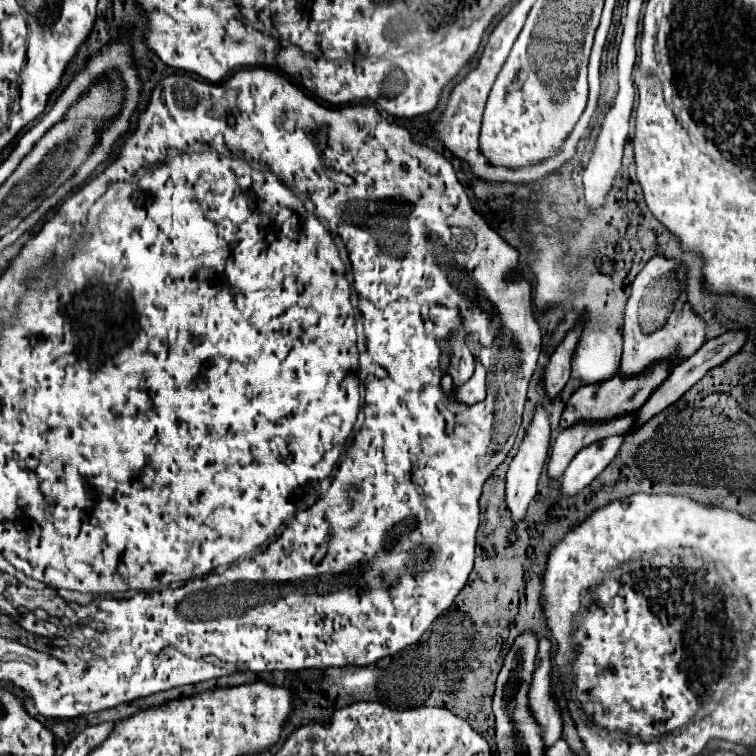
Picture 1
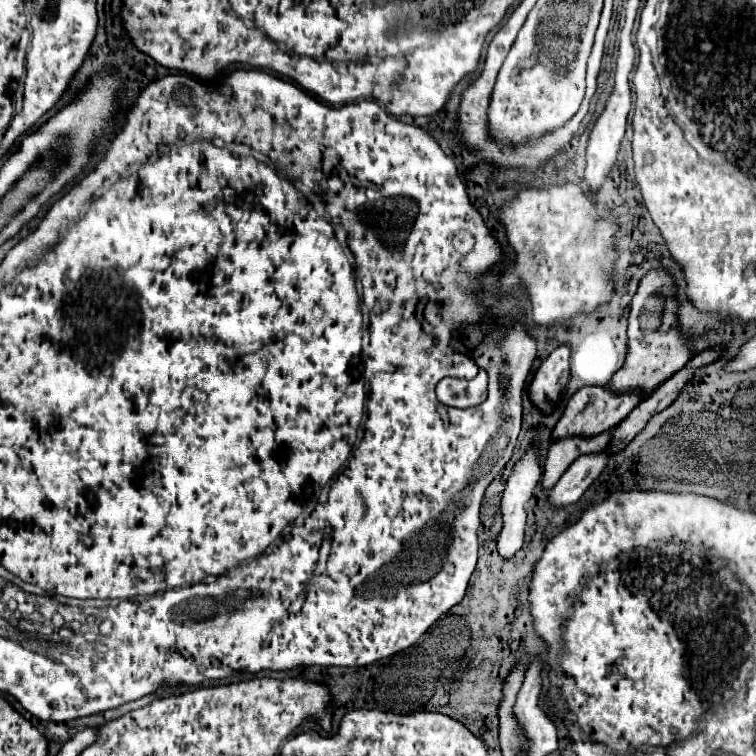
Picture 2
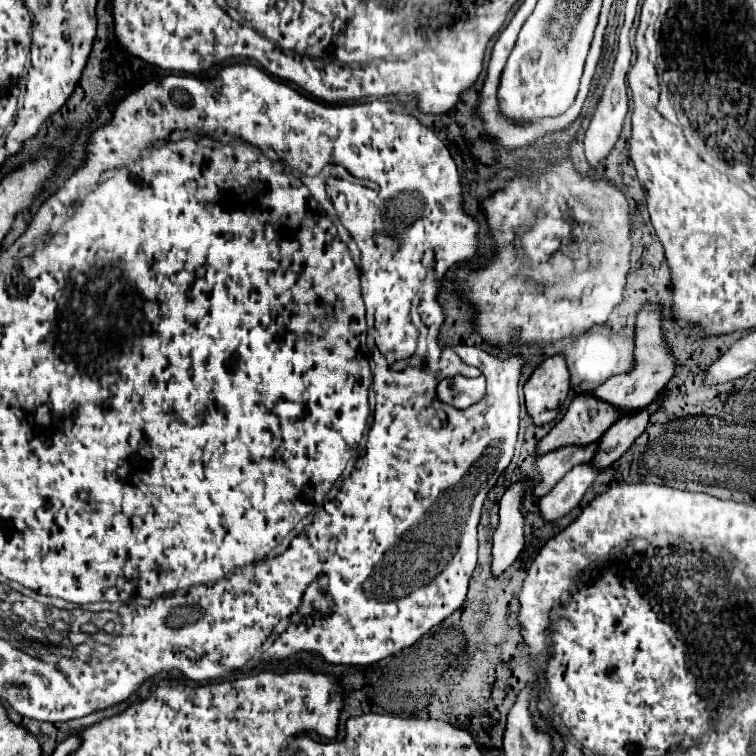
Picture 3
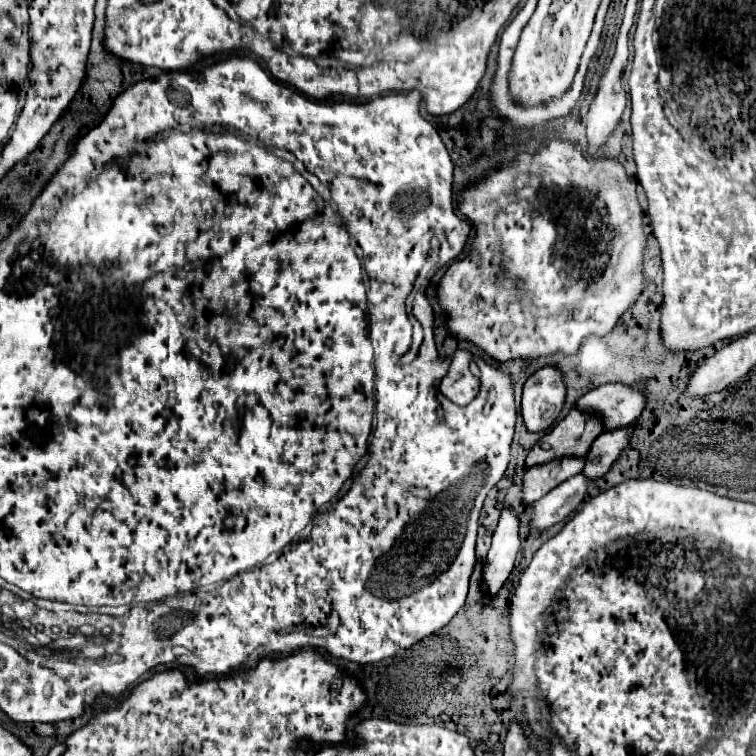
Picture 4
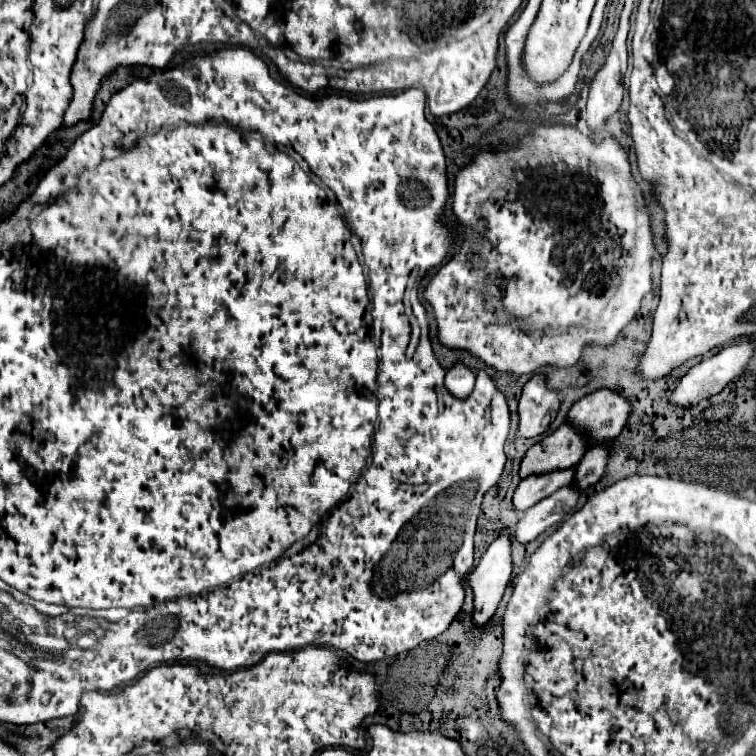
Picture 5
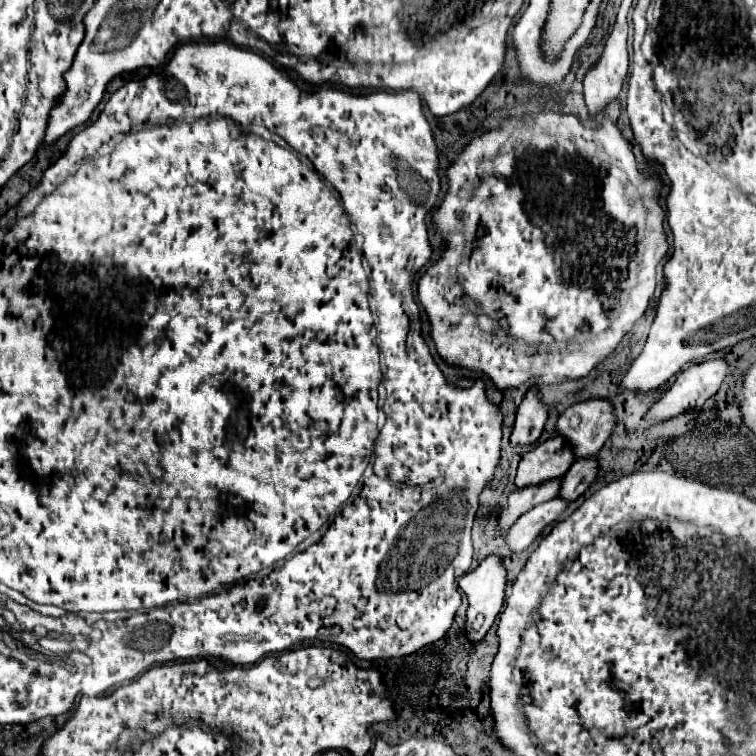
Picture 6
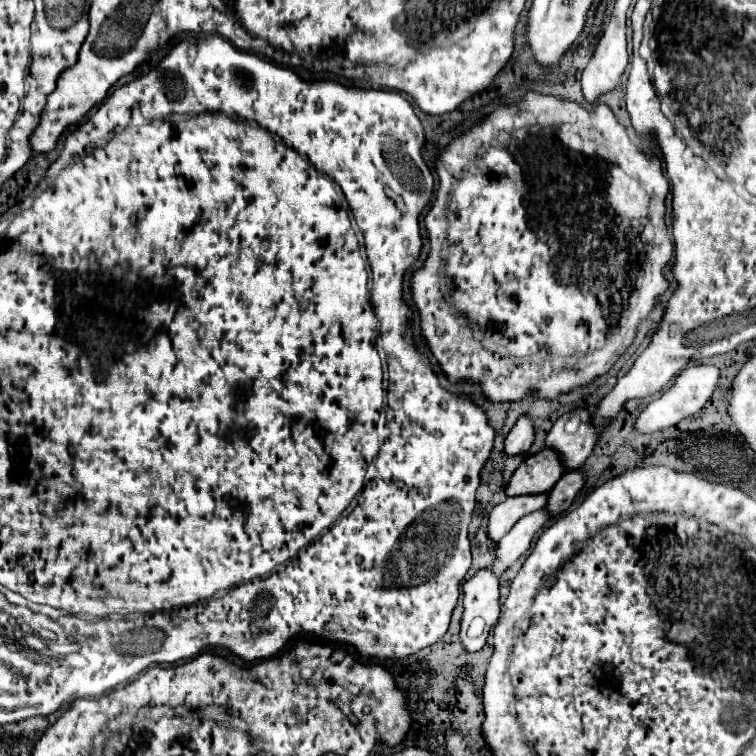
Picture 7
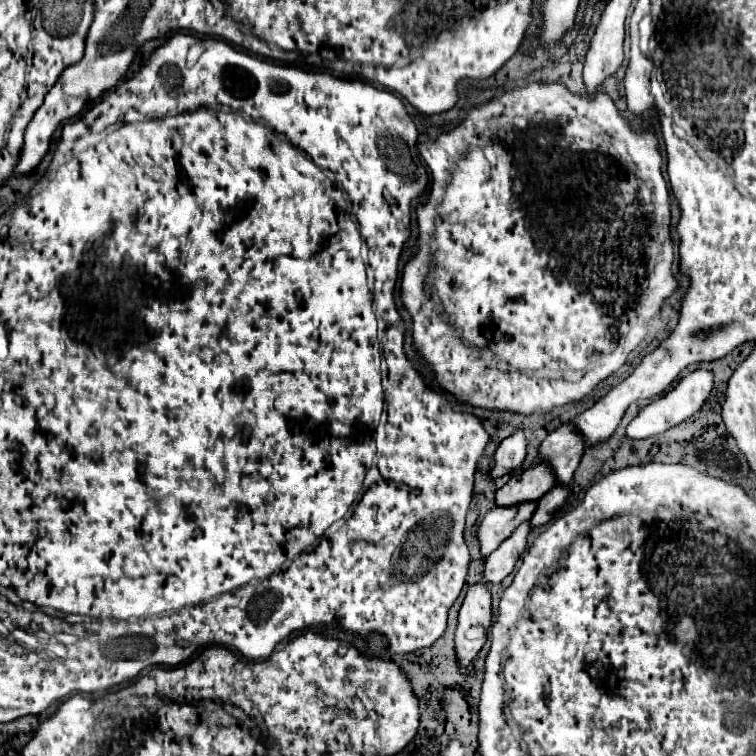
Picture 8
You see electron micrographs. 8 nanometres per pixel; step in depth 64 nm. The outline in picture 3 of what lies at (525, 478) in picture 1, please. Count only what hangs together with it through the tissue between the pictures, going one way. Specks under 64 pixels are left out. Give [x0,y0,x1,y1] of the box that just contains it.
[492,484,524,576]

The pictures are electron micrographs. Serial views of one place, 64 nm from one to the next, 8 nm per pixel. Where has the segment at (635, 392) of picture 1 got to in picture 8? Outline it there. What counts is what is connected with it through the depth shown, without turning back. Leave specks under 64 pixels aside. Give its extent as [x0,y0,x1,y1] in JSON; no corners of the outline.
[496,464,554,506]

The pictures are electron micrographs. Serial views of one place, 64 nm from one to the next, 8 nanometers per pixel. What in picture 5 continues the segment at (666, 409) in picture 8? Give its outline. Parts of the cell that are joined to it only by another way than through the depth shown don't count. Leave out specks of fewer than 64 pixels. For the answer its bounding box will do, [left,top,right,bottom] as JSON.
[668,342,752,406]

